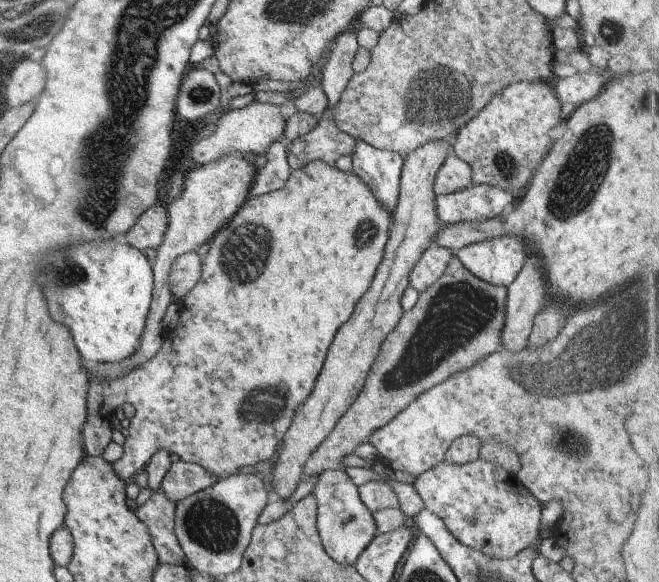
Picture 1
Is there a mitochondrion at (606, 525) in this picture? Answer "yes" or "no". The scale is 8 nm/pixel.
no

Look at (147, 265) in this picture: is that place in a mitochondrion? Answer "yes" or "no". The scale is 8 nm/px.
no

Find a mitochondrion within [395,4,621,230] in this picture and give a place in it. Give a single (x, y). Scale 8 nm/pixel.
(436, 95)

